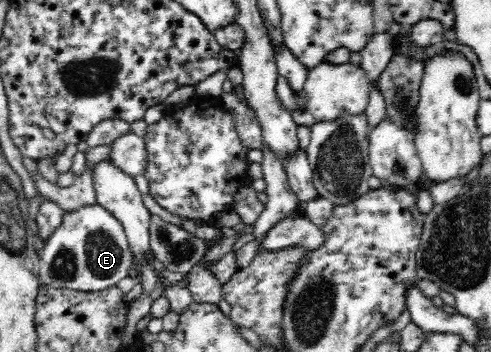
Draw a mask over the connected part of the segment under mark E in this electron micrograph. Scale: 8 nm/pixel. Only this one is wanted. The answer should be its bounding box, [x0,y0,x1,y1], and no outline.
[39,204,133,292]

